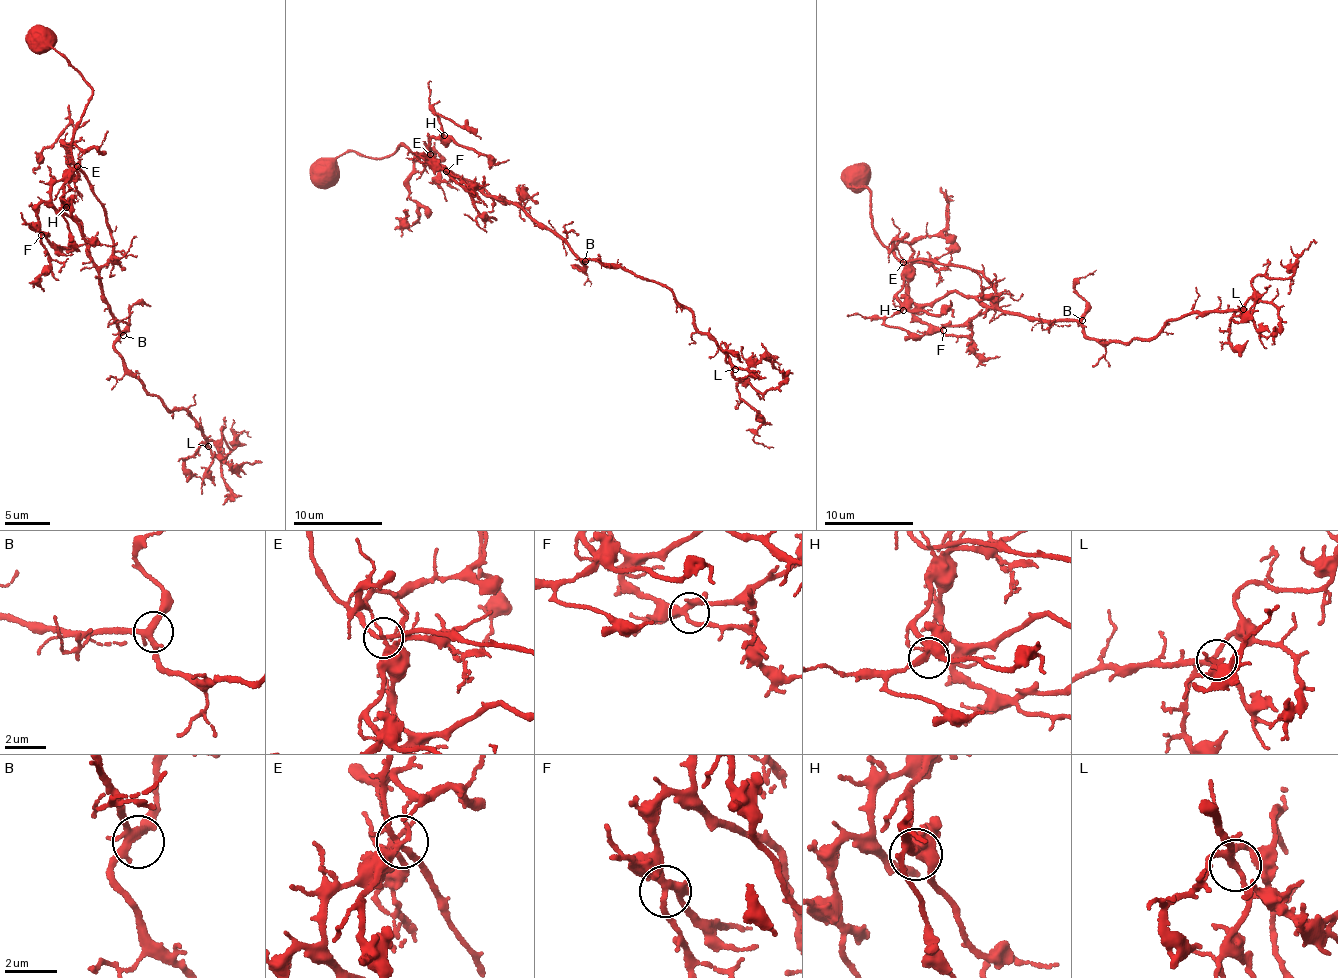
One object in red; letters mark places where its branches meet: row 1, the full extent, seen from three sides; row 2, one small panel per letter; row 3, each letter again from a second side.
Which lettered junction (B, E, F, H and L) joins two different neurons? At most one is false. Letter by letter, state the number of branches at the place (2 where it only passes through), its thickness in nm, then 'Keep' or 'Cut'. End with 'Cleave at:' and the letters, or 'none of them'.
B: Branches: 3. Thickness 280 nm. Keep
E: Branches: 3. Thickness 240 nm. Cut
F: Branches: 3. Thickness 260 nm. Keep
H: Branches: 3. Thickness 380 nm. Keep
L: Branches: 4. Thickness 220 nm. Keep
Cleave at: E

